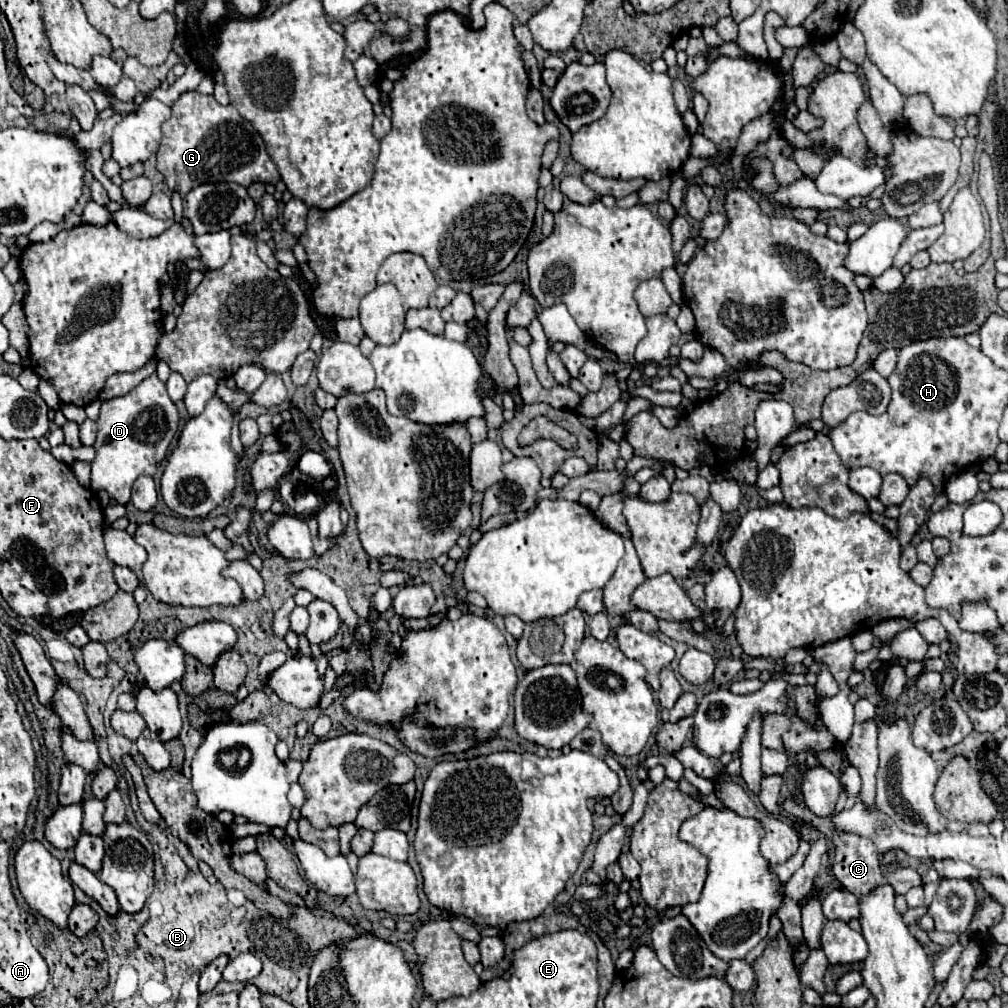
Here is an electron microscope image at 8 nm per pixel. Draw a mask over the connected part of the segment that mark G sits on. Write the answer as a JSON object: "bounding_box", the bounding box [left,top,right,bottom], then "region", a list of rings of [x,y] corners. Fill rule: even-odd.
{"bounding_box":[157,91,281,197],"region":[[[197,91],[183,93],[173,105],[171,119],[163,123],[157,169],[163,173],[169,189],[181,197],[203,183],[233,181],[249,187],[255,181],[277,183],[281,179],[253,125],[243,119],[233,105],[223,107],[213,95],[201,95]]]}

